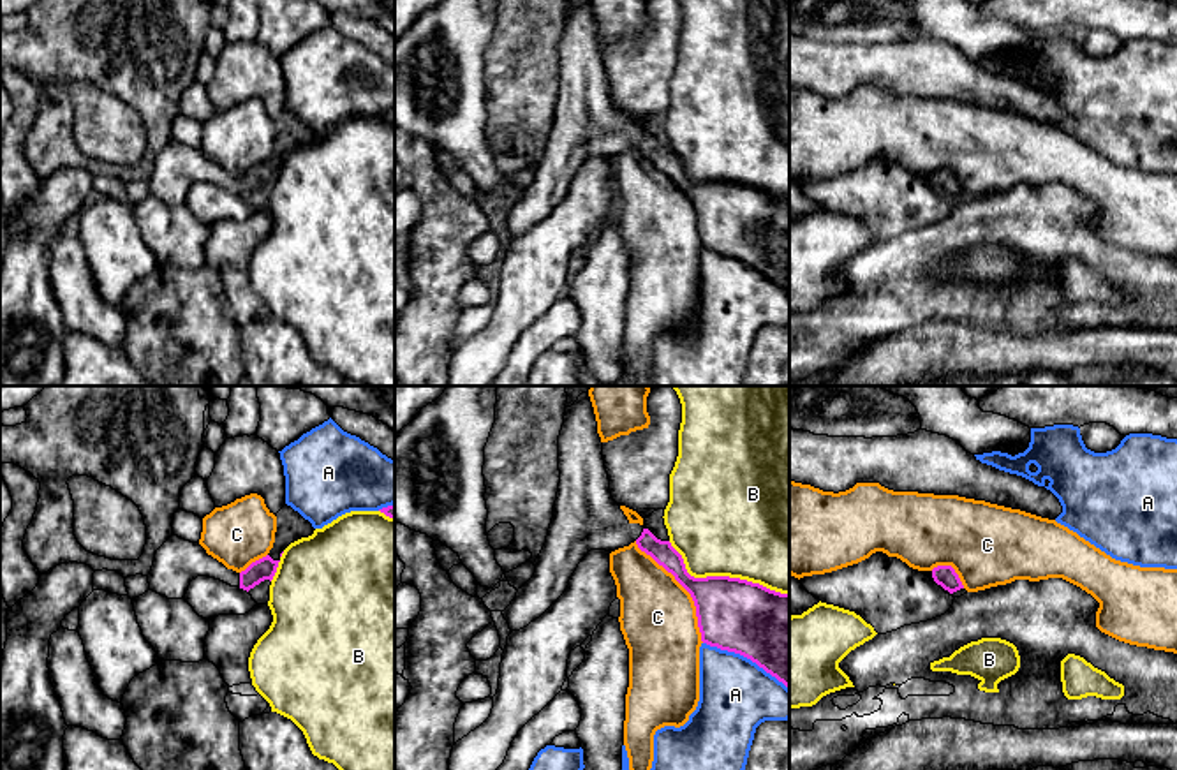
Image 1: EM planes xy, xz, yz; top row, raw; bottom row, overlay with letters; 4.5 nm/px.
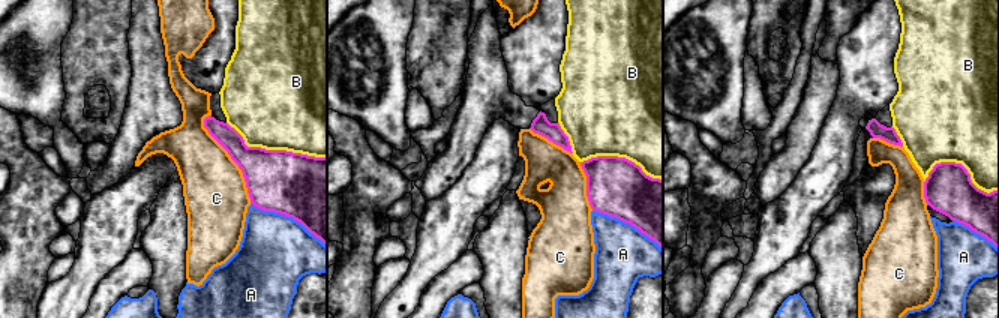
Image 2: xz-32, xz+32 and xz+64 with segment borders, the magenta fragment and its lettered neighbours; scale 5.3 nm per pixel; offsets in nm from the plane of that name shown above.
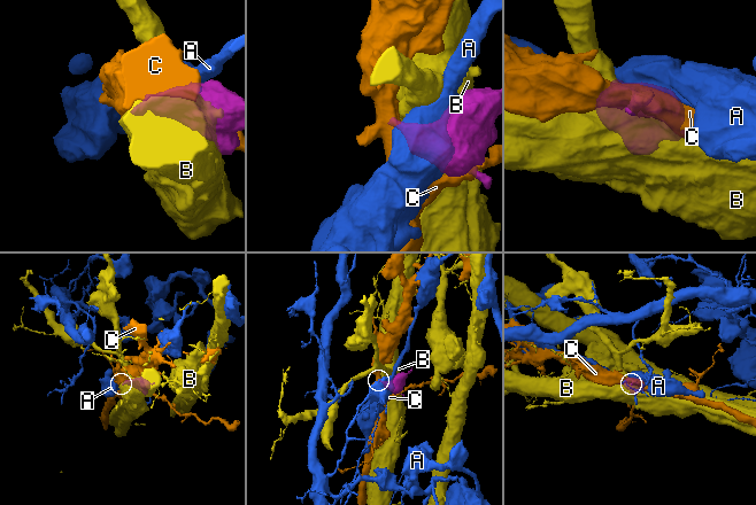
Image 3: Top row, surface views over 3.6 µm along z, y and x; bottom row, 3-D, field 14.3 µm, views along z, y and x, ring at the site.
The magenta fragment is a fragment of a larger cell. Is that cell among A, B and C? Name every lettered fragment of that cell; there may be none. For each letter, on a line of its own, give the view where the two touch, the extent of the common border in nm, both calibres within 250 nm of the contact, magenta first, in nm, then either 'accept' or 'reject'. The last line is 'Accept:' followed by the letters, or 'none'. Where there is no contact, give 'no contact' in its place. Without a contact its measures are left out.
A: xz | 440 nm | 380/340 nm | reject
B: xz | 600 nm | 340/500 nm | reject
C: xz | 550 nm | 320/360 nm | reject
Accept: none

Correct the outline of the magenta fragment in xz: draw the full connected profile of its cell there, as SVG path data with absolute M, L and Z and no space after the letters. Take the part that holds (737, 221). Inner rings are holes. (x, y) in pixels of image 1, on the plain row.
M588 0L566 12L559 76L553 123L536 178L502 217L511 236L527 233L566 197L590 155L615 157L636 148L691 199L703 248L751 264L789 294L789 199L740 183L694 183L670 146L631 129L610 97Z

